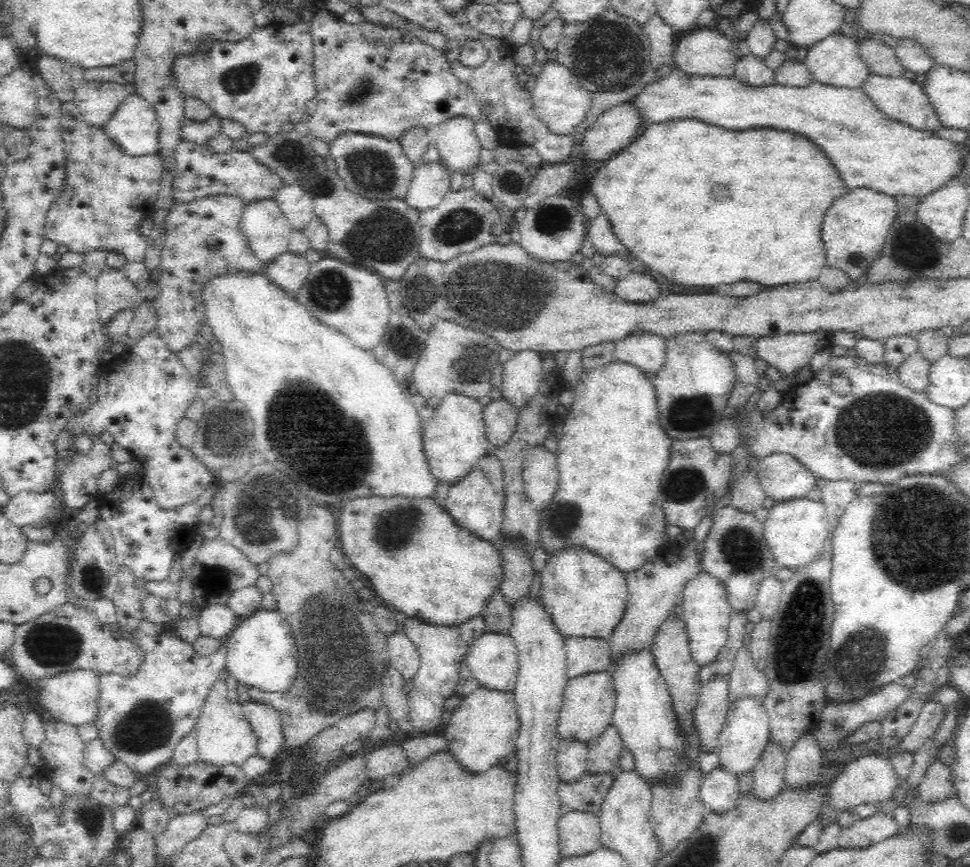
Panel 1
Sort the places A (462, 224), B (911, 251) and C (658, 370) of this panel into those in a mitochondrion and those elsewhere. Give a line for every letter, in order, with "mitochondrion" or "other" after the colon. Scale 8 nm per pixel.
A: mitochondrion
B: mitochondrion
C: other

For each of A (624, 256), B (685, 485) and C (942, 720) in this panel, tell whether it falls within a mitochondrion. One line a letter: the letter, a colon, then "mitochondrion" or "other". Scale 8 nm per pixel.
A: other
B: mitochondrion
C: other

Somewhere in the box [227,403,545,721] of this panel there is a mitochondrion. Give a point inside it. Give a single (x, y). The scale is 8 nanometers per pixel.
(266, 509)

